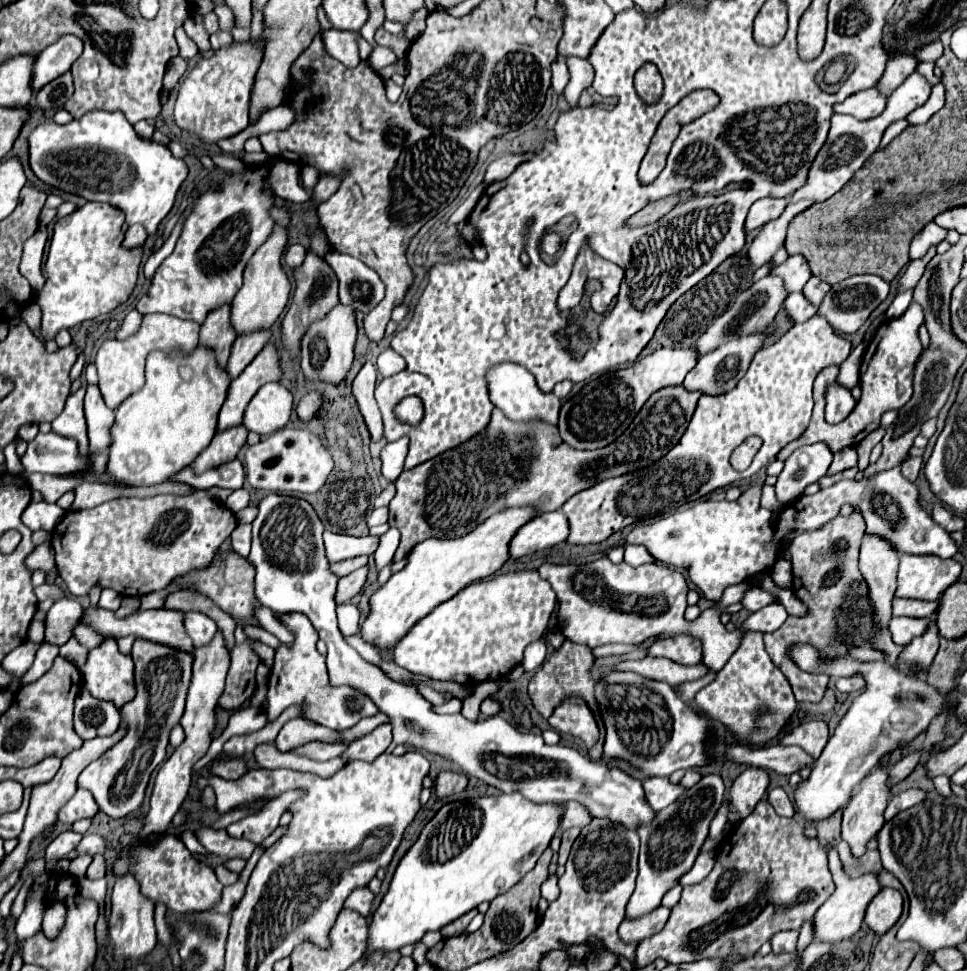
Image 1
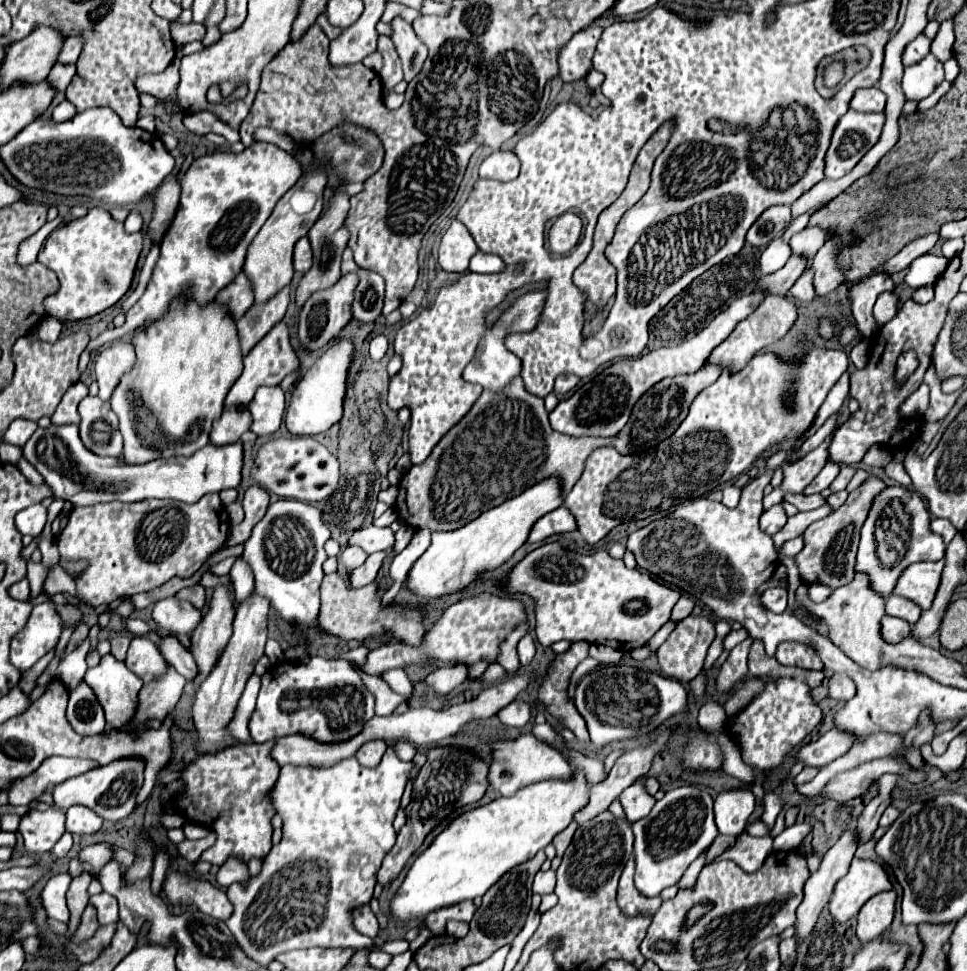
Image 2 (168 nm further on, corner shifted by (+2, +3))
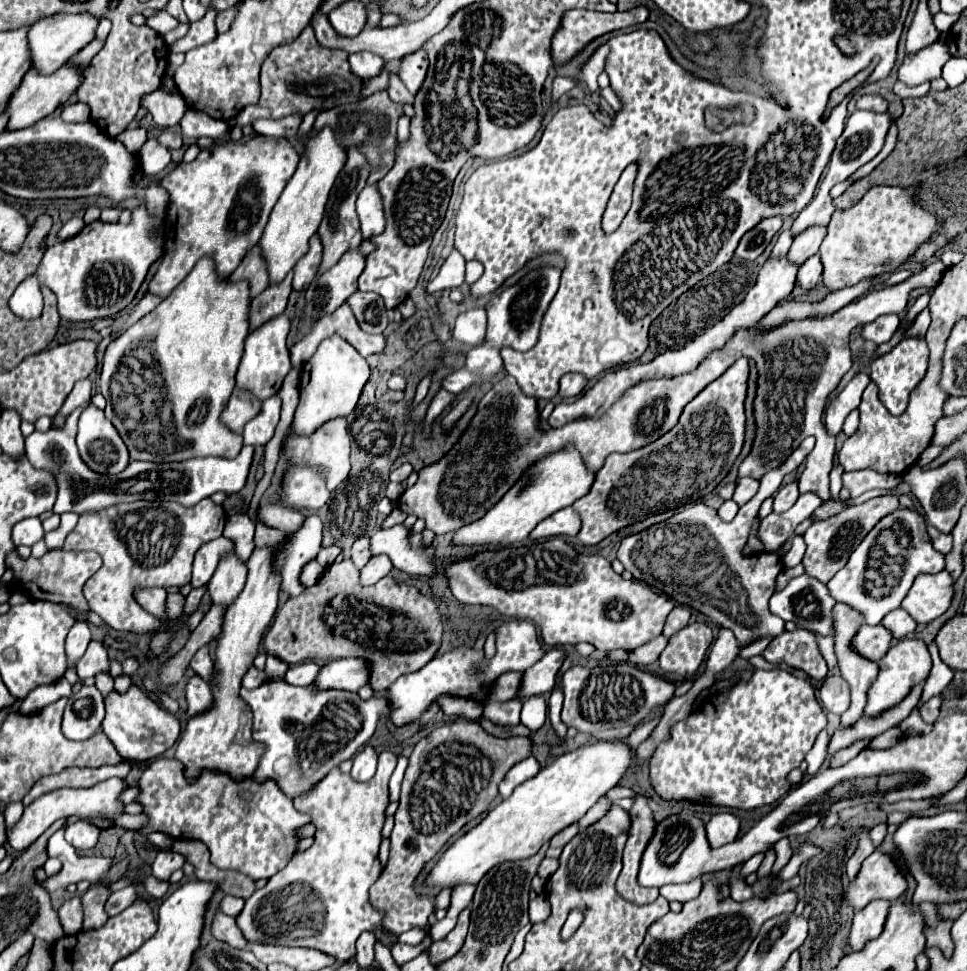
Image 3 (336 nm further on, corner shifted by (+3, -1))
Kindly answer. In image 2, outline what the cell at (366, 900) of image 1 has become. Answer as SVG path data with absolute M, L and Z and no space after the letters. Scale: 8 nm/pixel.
M361 905L353 911L353 927L367 935L367 937L373 937L377 943L379 943L379 937L377 937L377 931L379 931L379 923L377 923L377 917L375 913L371 911L369 905Z

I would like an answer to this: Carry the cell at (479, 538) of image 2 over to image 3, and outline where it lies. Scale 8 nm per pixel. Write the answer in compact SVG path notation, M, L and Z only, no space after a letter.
M564 445L562 449L538 459L532 463L516 481L508 493L478 521L464 525L460 531L456 531L454 543L458 545L510 545L516 541L522 541L530 535L530 531L550 517L554 511L560 511L568 505L572 505L576 499L584 497L592 483L596 473L588 471L584 465L580 453L572 445Z

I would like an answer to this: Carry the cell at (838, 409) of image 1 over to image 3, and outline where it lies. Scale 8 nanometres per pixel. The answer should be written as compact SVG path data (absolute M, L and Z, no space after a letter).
M792 479L788 485L784 485L776 495L774 495L774 511L786 511L794 501L798 499L798 485L796 479Z

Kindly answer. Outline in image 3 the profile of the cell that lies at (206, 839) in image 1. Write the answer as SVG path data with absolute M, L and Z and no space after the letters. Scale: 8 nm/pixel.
M226 895L224 901L222 901L222 911L230 917L238 917L242 907L244 907L244 901L238 899L238 897L232 897L232 895Z

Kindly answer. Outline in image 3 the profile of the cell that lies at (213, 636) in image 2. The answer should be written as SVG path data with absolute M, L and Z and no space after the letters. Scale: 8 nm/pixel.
M236 553L224 555L208 585L212 603L230 605L236 599L236 593L240 593L240 589L244 587L246 573L246 565L236 557Z

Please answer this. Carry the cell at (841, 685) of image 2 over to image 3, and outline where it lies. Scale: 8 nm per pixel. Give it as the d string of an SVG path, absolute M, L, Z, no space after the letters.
M840 675L826 677L820 687L820 701L826 707L826 711L842 715L848 709L848 701L850 701L848 683Z

